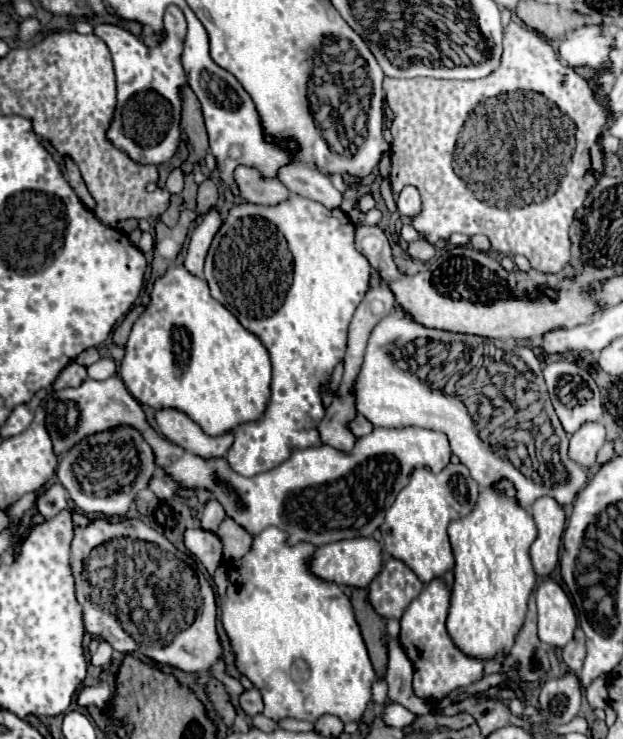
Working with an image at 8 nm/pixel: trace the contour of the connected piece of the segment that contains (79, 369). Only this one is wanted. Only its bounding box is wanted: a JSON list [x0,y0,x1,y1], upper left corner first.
[54,363,86,389]

